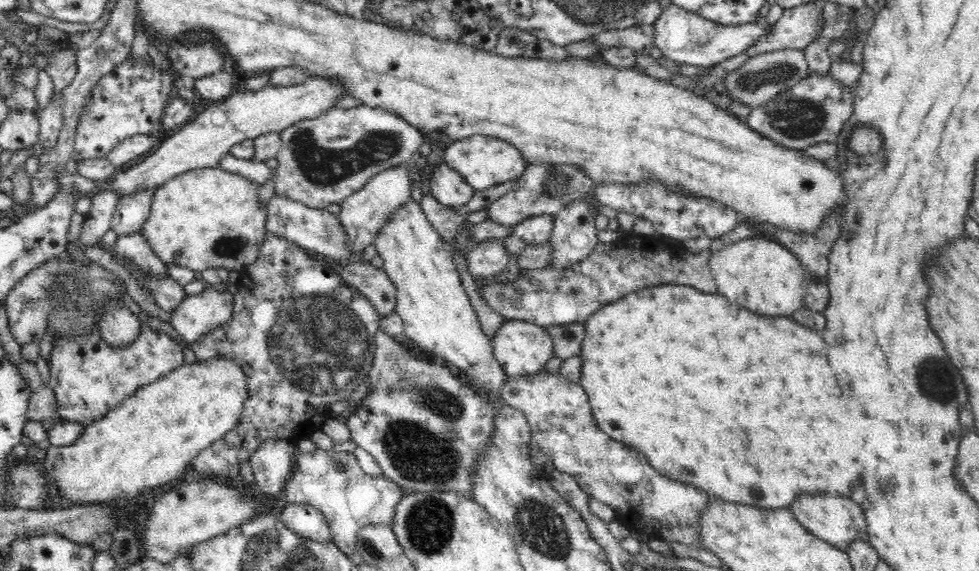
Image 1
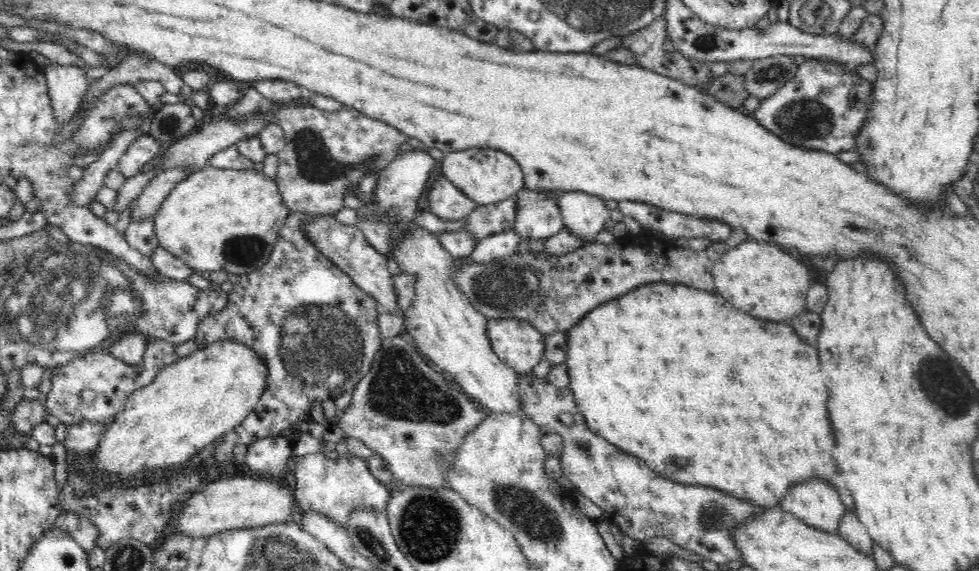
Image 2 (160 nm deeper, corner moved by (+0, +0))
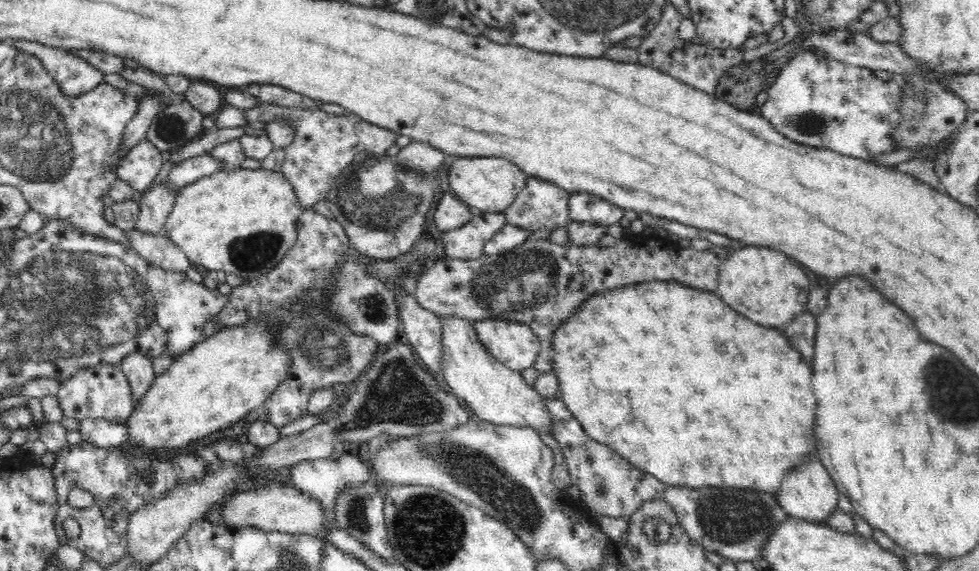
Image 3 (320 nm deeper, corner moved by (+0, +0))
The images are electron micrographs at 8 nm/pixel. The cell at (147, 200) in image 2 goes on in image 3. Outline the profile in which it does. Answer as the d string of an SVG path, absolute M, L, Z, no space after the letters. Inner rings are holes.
M204 154L202 156L188 158L188 160L176 165L170 170L168 177L163 181L165 181L165 186L169 188L169 192L177 192L187 184L193 183L196 179L222 169L224 168L221 162L218 162L209 154Z

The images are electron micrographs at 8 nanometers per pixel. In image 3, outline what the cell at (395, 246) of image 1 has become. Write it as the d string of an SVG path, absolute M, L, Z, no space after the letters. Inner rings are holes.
M440 317L441 374L443 383L470 410L474 417L492 424L521 425L534 428L551 442L550 417L543 408L543 399L522 376L521 371L508 368L490 353L478 339L474 319Z

